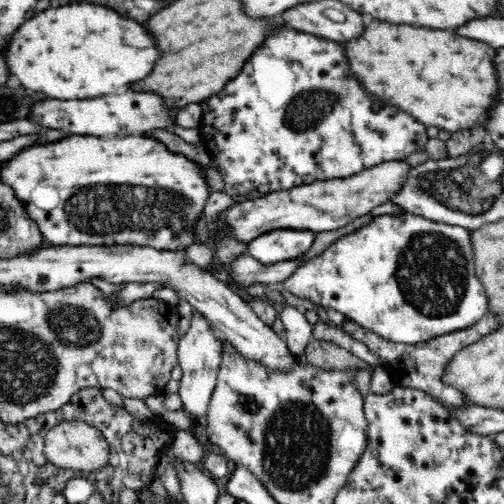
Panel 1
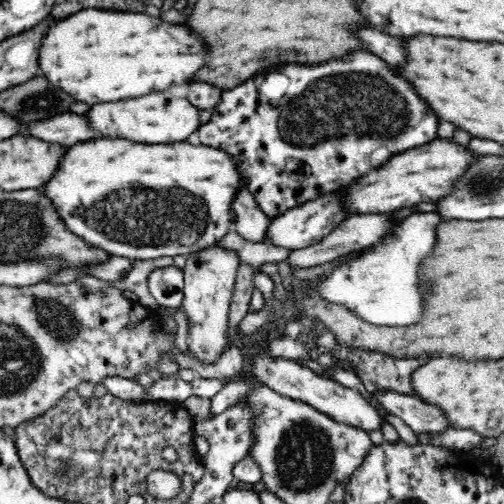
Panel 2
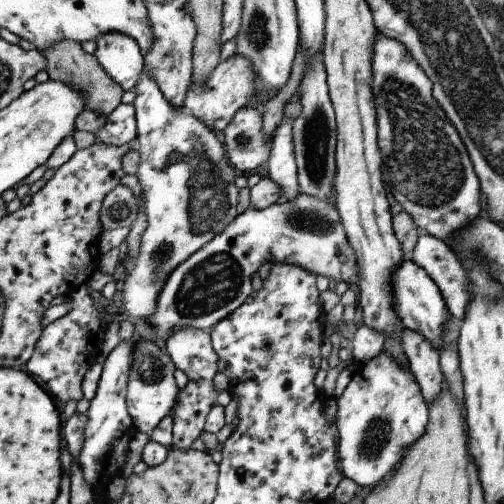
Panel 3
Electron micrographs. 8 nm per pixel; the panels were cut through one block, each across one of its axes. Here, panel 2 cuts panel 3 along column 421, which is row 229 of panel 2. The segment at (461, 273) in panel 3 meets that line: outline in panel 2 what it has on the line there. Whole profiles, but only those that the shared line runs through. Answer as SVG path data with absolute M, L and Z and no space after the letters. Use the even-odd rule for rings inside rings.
M248 188L240 190L232 202L234 208L234 230L248 242L268 242L268 228L270 228L270 216L262 212L262 208L256 204L252 192Z

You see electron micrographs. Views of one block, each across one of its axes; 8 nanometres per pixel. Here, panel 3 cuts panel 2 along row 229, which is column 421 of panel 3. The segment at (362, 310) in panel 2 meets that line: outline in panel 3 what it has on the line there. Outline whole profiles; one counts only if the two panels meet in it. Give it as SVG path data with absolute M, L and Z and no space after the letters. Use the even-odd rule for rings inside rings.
M381 352L371 362L357 368L355 374L351 376L349 384L337 398L335 422L339 430L337 448L339 448L339 466L343 466L343 476L353 480L357 486L373 488L387 470L391 472L391 464L399 458L403 448L415 444L425 434L429 422L429 404L423 400L419 384L413 378L413 374L401 370L389 356Z

